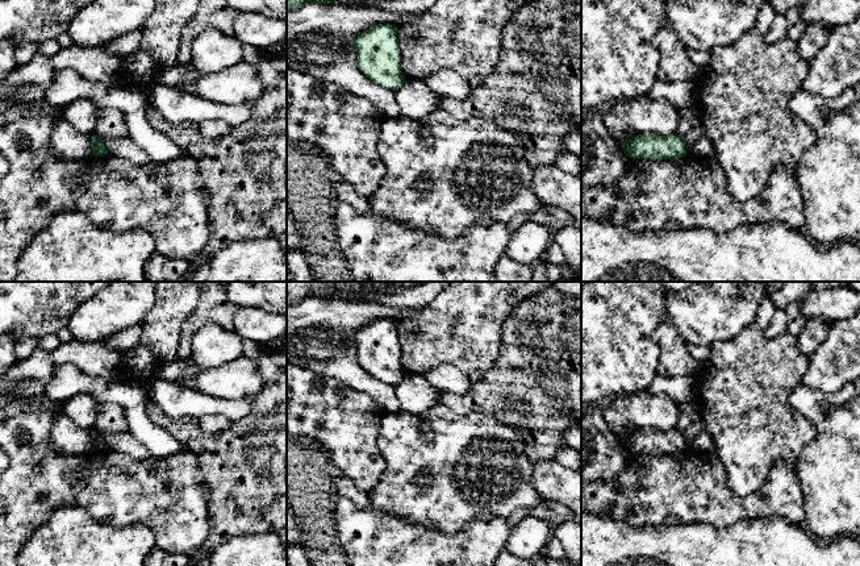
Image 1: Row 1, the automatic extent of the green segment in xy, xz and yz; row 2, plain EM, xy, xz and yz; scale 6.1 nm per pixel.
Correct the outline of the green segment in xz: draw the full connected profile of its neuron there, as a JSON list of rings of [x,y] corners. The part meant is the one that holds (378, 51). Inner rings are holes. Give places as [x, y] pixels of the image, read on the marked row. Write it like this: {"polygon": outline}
{"polygon": [[[377,24],[368,28],[355,38],[355,49],[359,70],[375,84],[393,91],[404,86],[396,26]]]}

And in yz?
{"polygon": [[[669,133],[664,137],[636,134],[626,142],[621,142],[621,147],[629,158],[671,159],[686,155],[684,137],[676,133]]]}

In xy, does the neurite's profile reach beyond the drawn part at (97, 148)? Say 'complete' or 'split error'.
complete

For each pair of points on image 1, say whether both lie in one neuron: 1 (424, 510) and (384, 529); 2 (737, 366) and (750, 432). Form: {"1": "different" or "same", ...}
{"1": "different", "2": "same"}

